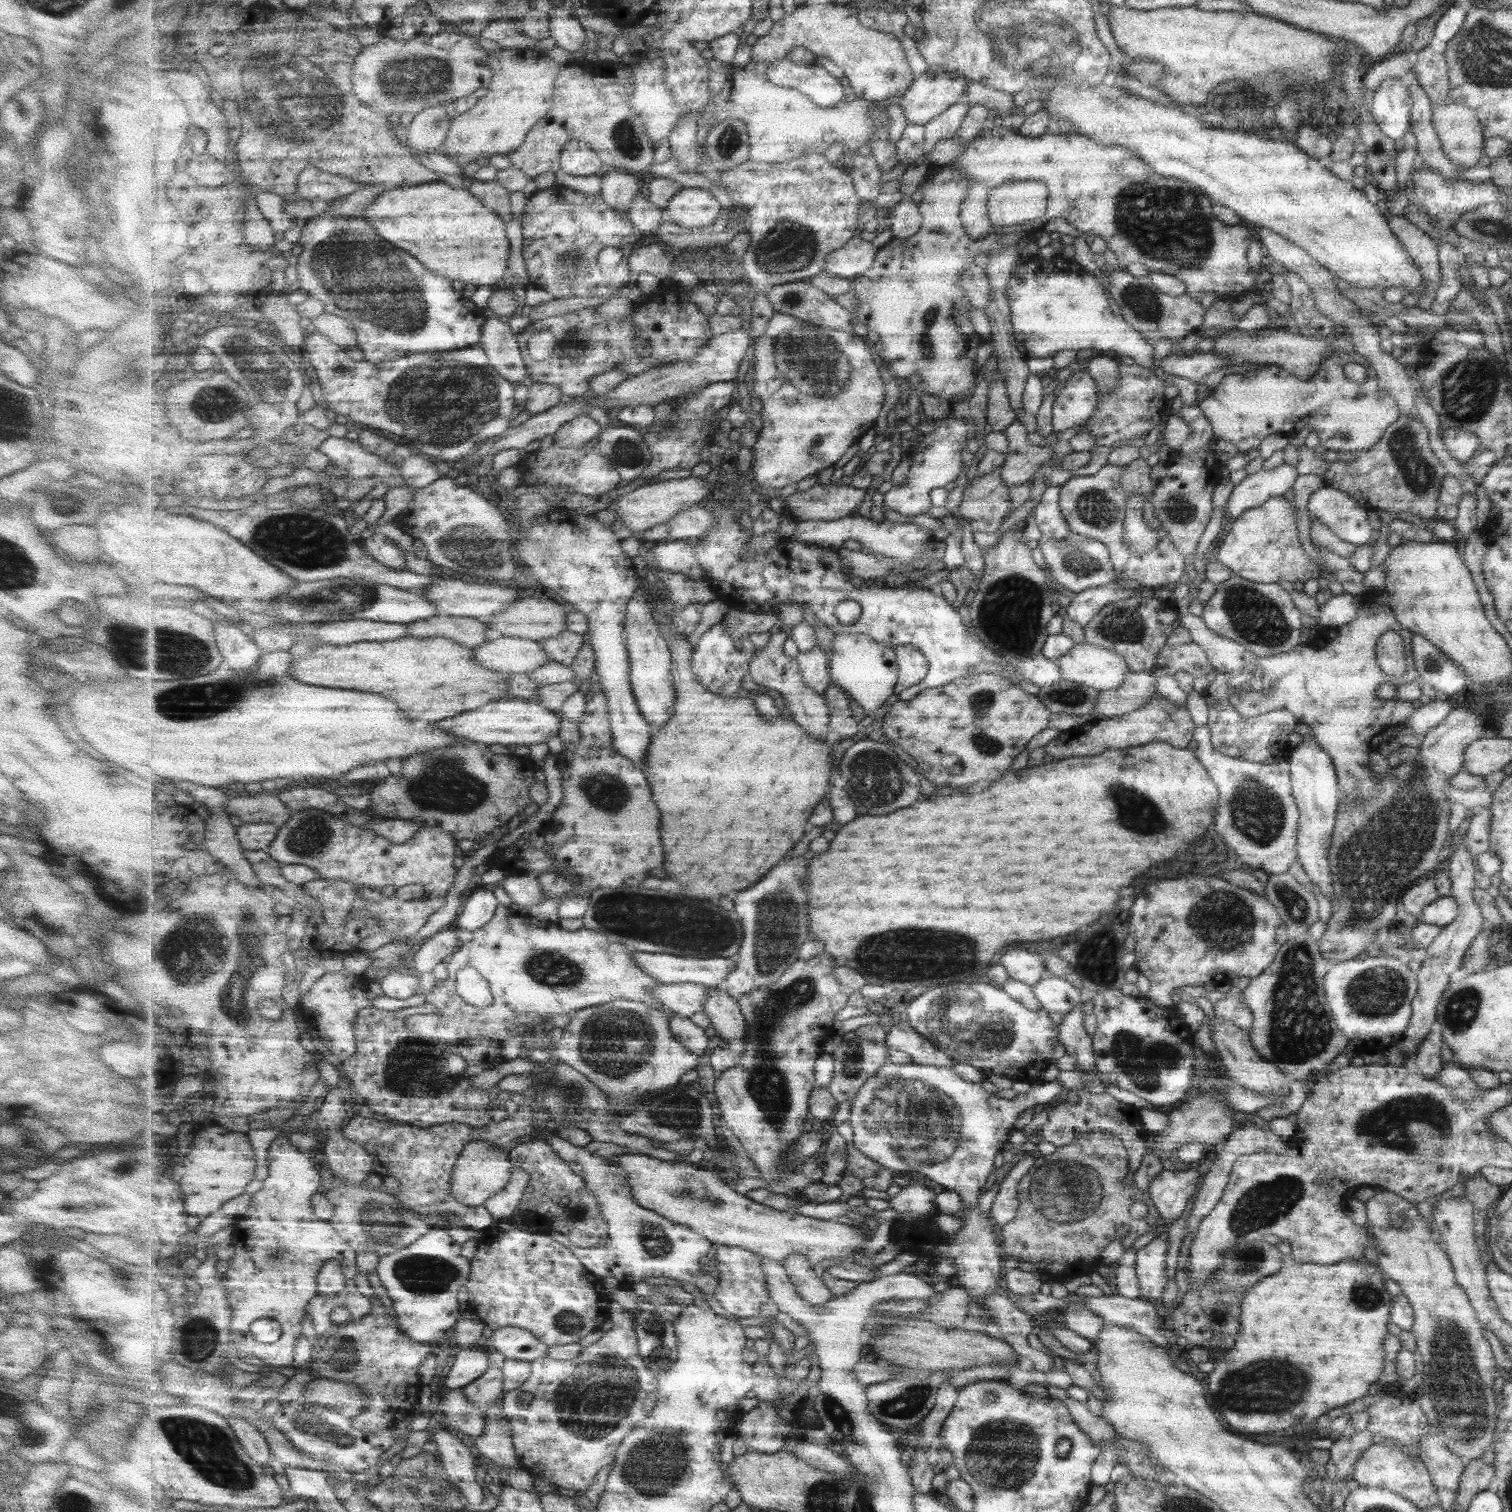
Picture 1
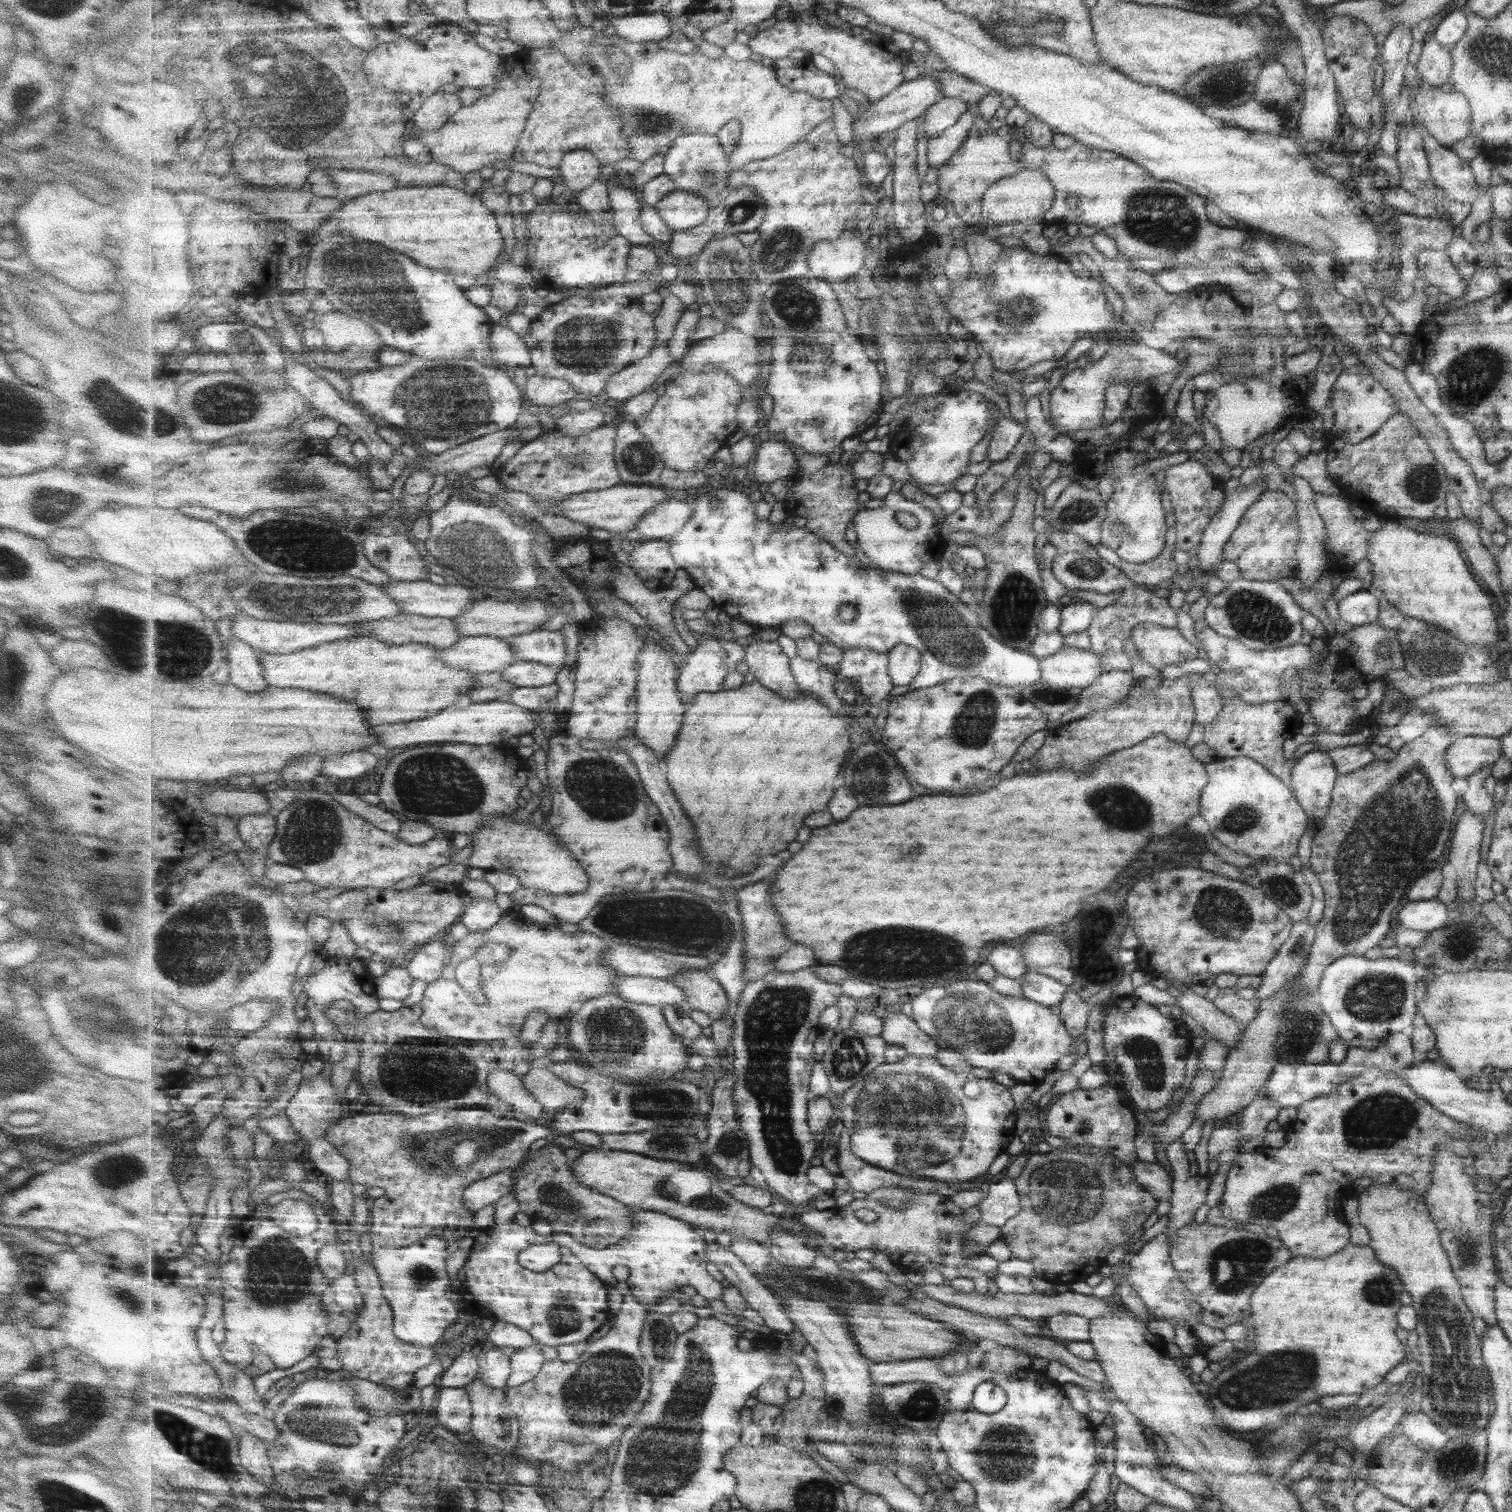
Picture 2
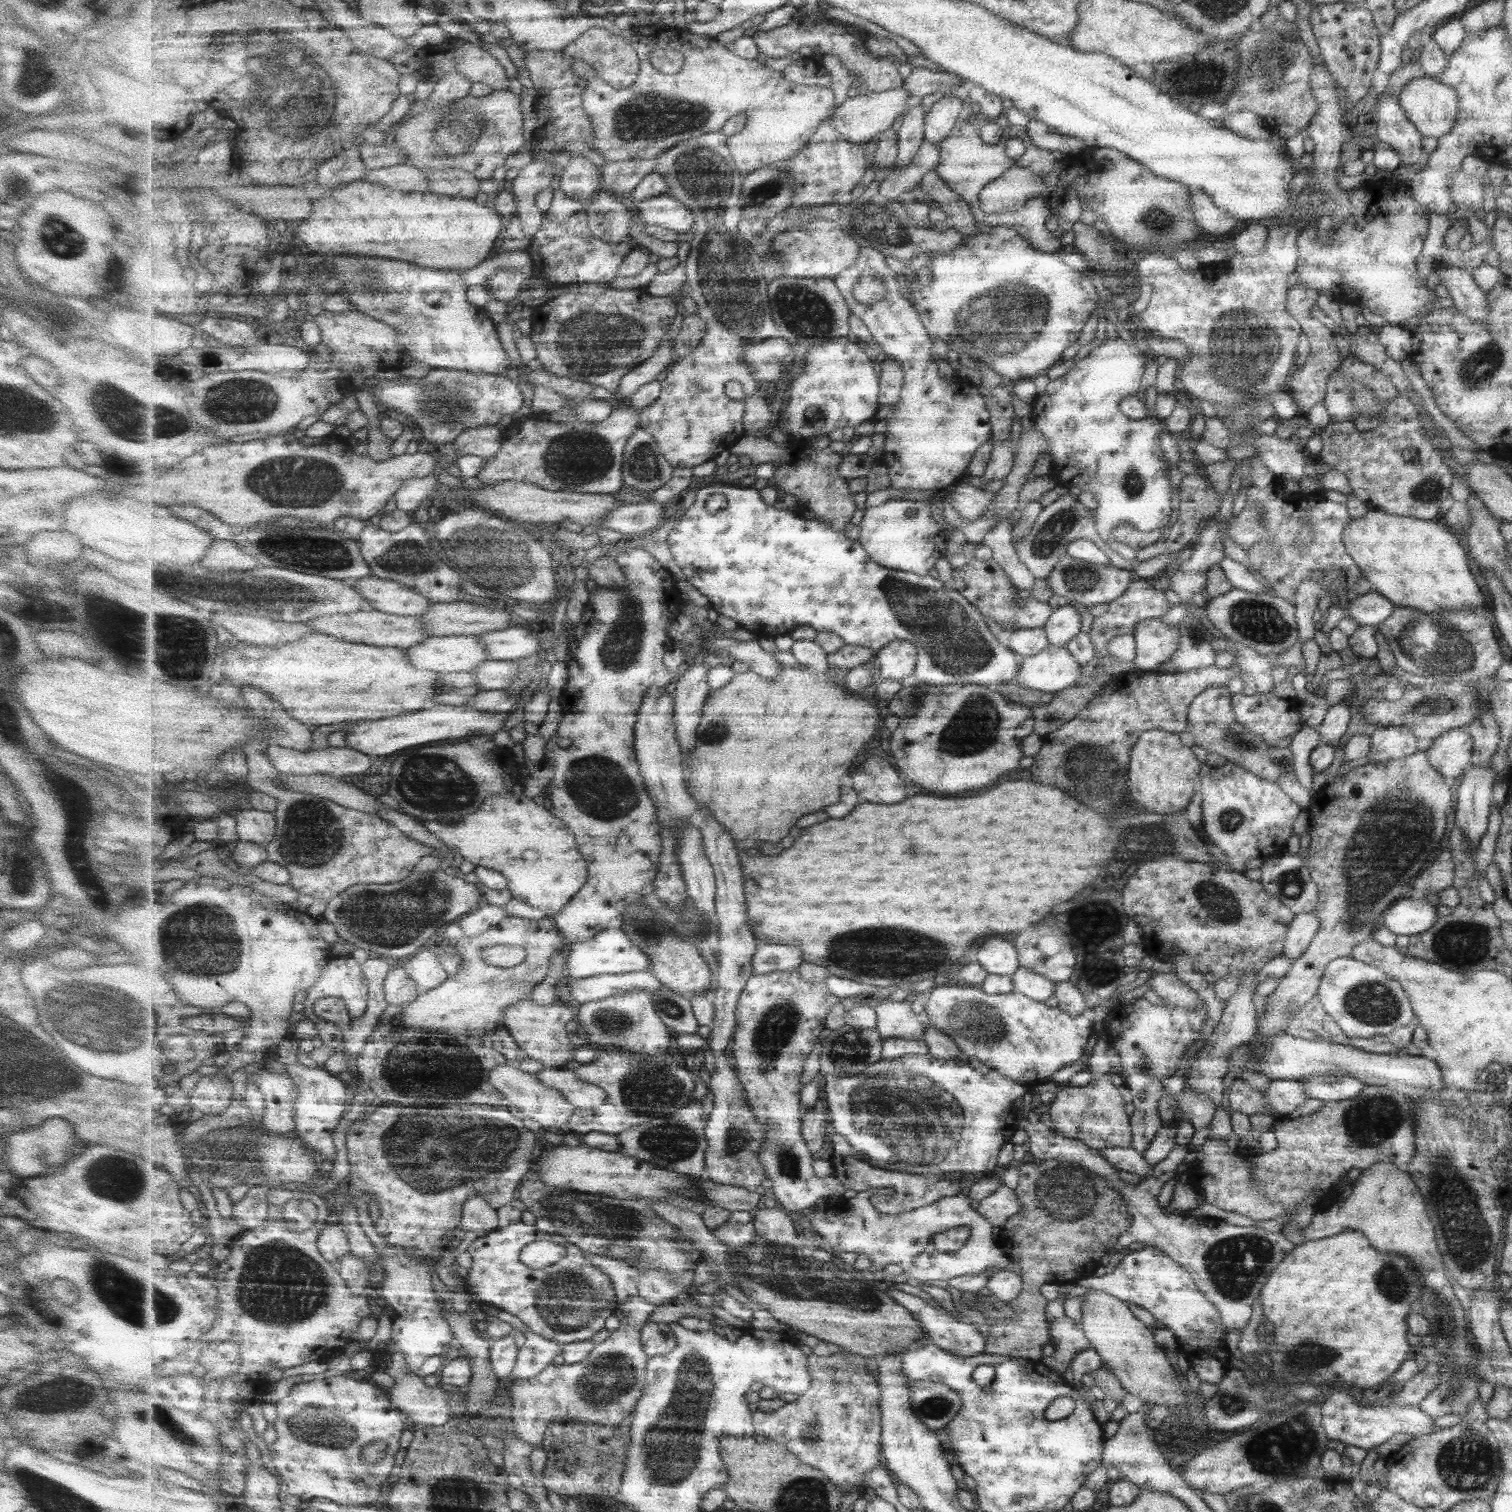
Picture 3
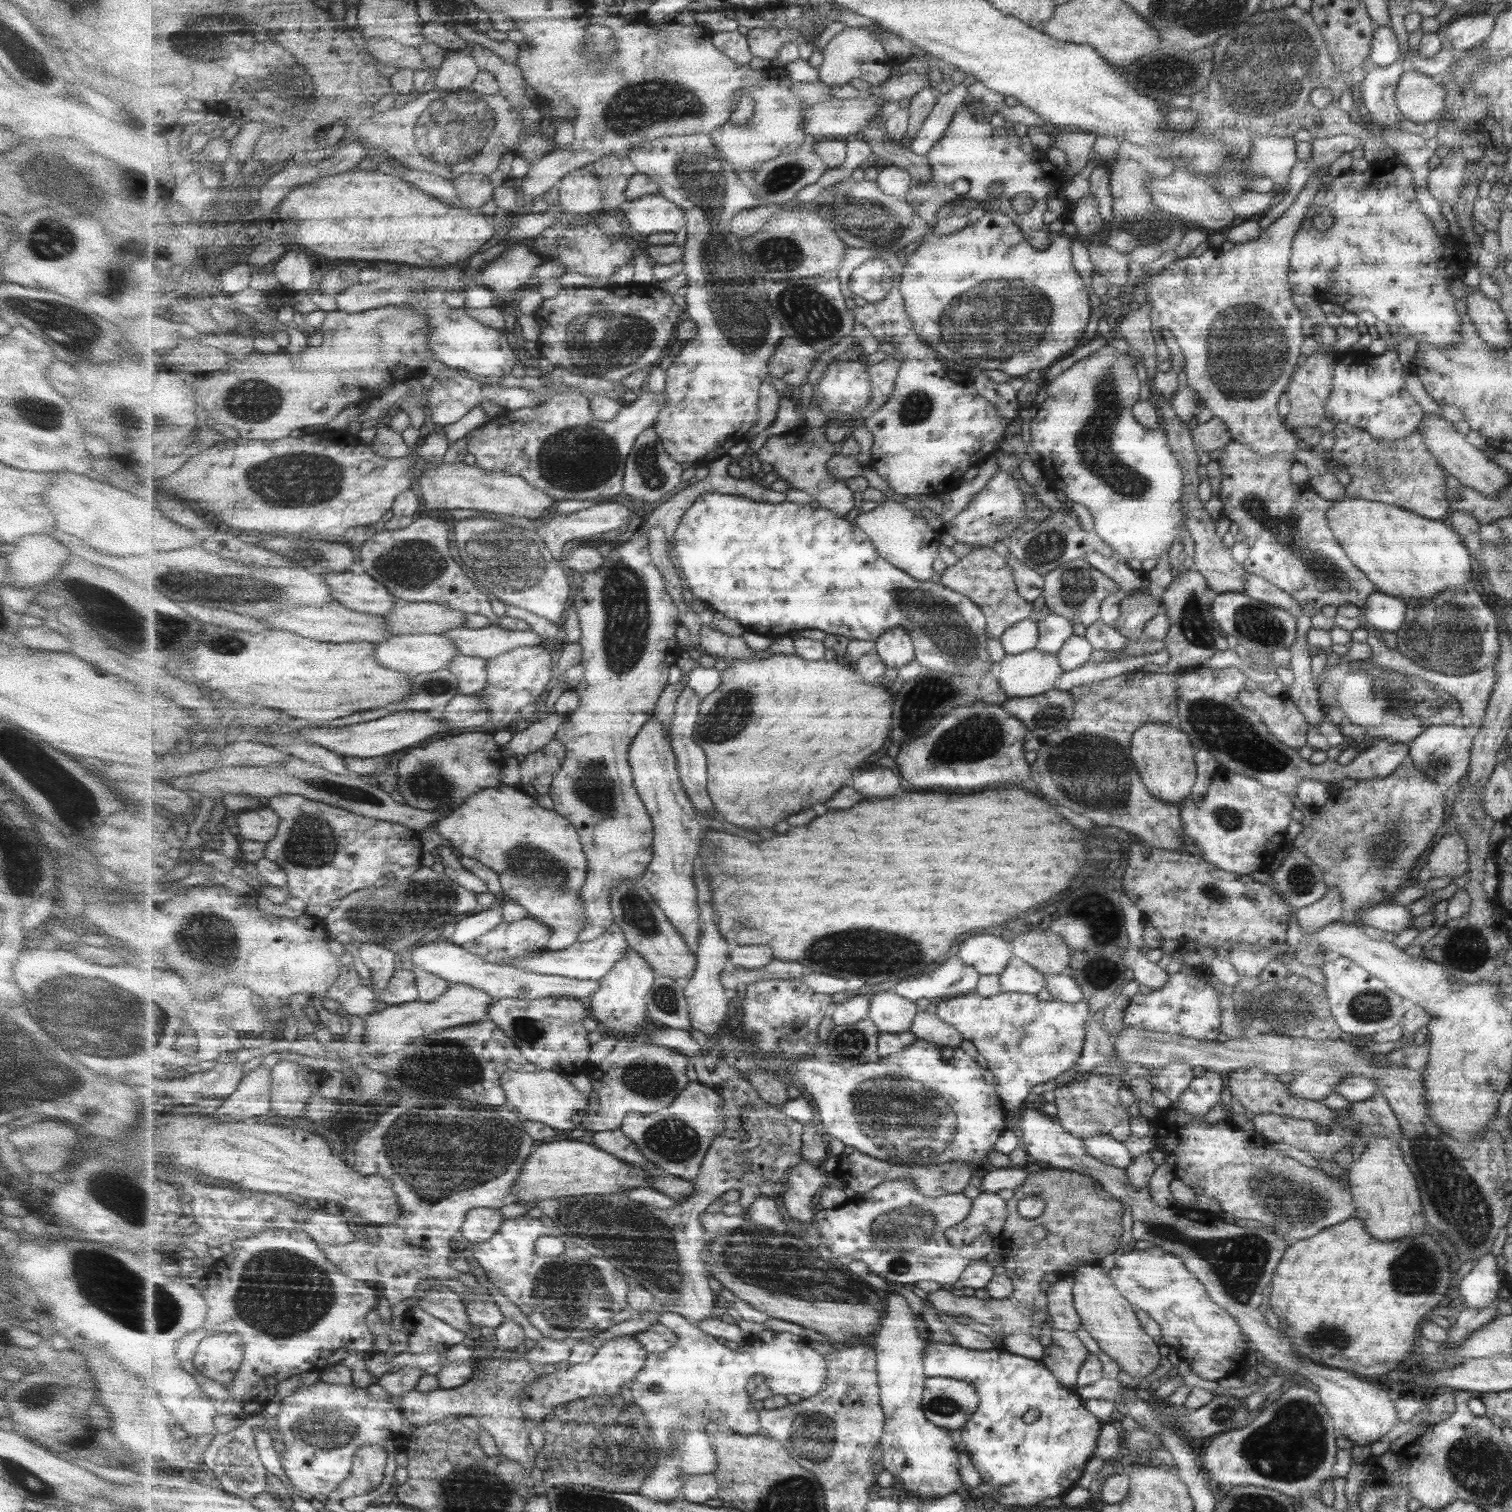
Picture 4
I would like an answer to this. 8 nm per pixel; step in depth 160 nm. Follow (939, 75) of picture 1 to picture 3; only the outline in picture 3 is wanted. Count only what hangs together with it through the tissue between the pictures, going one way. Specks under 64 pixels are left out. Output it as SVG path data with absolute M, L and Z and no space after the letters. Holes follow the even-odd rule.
M903 87L898 89L886 90L885 92L870 92L865 95L855 95L850 97L841 107L837 106L835 114L830 116L827 121L831 121L832 125L846 138L850 139L856 145L864 145L867 142L873 142L887 129L895 124L895 120L906 114L913 97L907 89Z

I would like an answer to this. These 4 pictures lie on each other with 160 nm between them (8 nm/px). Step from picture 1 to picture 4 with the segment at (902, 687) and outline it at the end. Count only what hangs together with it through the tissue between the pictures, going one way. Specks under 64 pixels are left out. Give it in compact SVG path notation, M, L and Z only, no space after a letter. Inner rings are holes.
M904 628L888 630L875 642L875 649L887 668L903 668L916 657L914 642Z

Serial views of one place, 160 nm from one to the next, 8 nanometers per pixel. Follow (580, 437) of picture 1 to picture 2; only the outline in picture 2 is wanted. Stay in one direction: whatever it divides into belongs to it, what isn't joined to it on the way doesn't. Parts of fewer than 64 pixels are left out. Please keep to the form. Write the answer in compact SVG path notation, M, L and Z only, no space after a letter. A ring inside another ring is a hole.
M597 405L594 408L590 408L585 412L570 412L567 414L563 414L558 420L555 421L556 428L555 430L558 433L563 433L563 435L567 437L581 437L583 435L590 434L591 432L599 429L604 426L605 422L605 413L598 408Z

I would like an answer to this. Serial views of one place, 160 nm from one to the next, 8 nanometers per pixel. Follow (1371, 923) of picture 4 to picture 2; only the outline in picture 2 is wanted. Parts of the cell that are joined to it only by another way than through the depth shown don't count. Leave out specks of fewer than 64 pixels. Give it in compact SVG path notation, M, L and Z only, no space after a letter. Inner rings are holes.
M1435 900L1405 902L1397 912L1399 928L1427 932L1428 934L1441 929L1451 921L1451 914L1446 910L1446 904Z

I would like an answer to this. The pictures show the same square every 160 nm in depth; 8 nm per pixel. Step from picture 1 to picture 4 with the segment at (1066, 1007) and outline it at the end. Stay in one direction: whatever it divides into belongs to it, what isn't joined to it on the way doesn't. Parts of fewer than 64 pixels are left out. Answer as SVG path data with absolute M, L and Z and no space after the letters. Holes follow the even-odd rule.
M1012 958L1001 977L1001 992L1018 992L1044 996L1046 990L1046 975L1020 958Z

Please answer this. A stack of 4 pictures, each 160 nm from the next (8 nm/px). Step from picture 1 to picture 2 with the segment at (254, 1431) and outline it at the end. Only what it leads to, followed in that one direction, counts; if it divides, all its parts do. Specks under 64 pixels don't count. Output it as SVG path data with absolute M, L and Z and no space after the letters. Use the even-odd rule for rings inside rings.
M244 1432L239 1439L243 1466L266 1485L275 1485L269 1444L258 1436Z

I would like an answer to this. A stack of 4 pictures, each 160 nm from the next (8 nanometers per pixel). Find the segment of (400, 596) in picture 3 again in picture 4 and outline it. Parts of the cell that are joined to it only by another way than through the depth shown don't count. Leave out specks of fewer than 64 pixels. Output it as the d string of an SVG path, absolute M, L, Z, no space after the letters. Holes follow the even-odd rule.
M332 572L323 574L338 603L356 611L387 616L399 599L369 573Z

